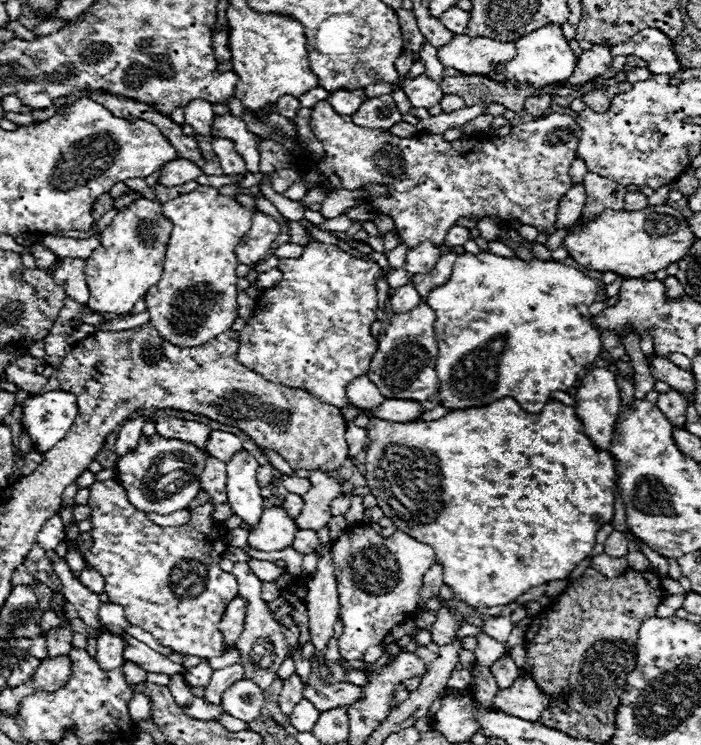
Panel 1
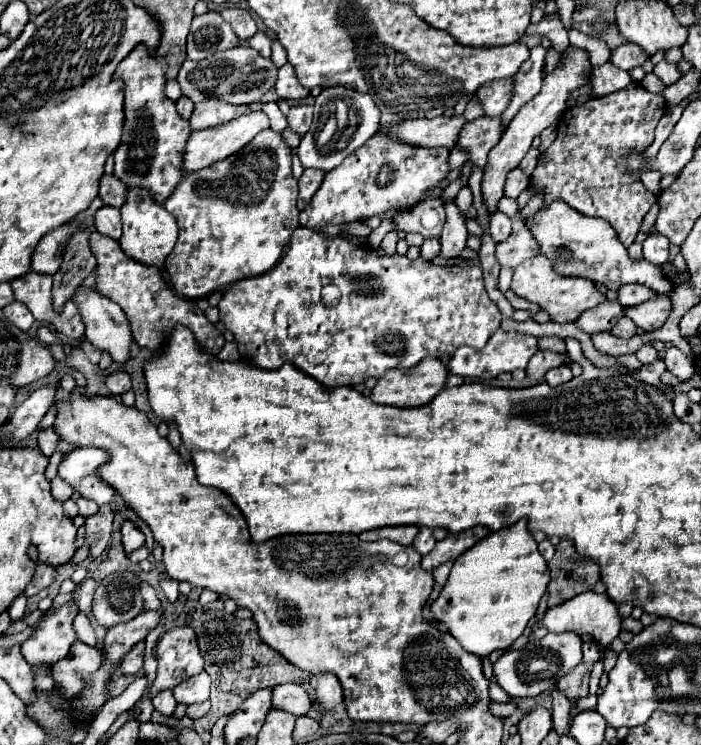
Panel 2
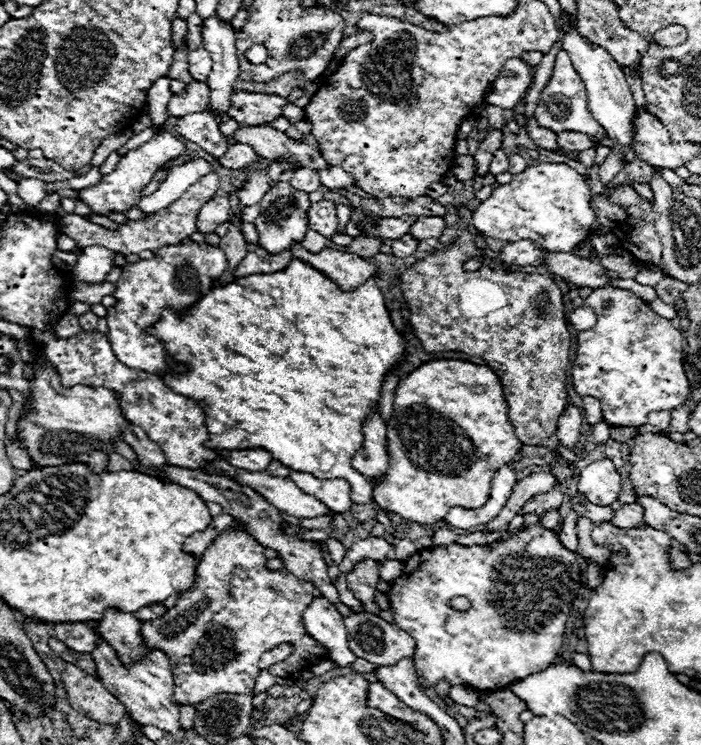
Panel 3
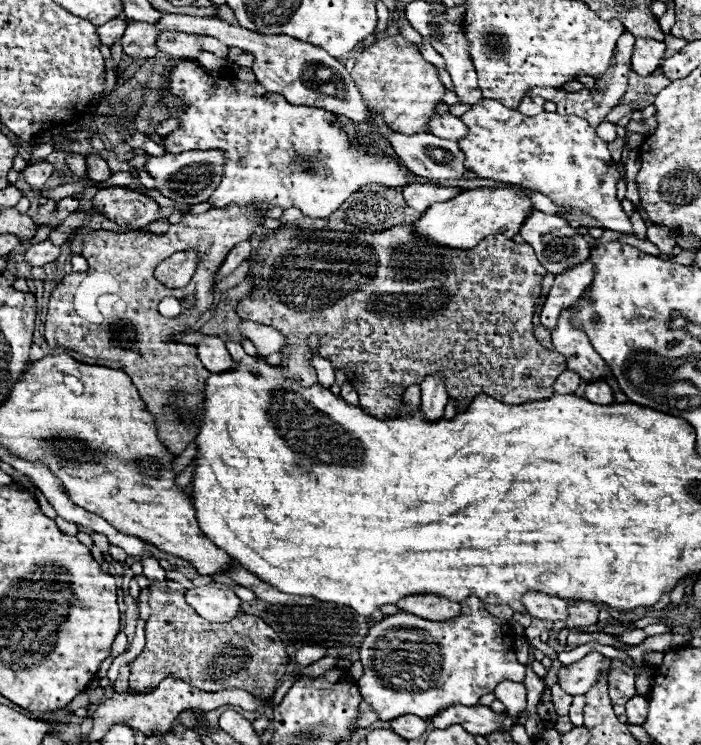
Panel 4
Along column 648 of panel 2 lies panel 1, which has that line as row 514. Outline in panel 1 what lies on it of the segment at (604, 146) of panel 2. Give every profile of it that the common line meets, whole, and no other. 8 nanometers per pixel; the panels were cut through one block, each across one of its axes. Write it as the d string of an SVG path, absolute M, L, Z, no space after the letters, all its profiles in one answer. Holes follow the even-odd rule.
M118 480L108 482L94 482L90 486L90 500L88 506L92 508L92 538L94 546L84 554L86 566L98 568L104 576L104 592L108 594L110 602L122 604L126 612L126 620L142 630L150 632L162 646L172 648L178 654L190 654L200 658L214 658L224 654L222 634L218 630L218 622L226 612L226 606L238 594L236 578L224 570L220 570L218 560L226 550L226 530L220 524L210 522L210 514L214 506L204 504L192 510L192 520L178 528L164 528L152 524L144 512L136 510L128 498L126 490Z

